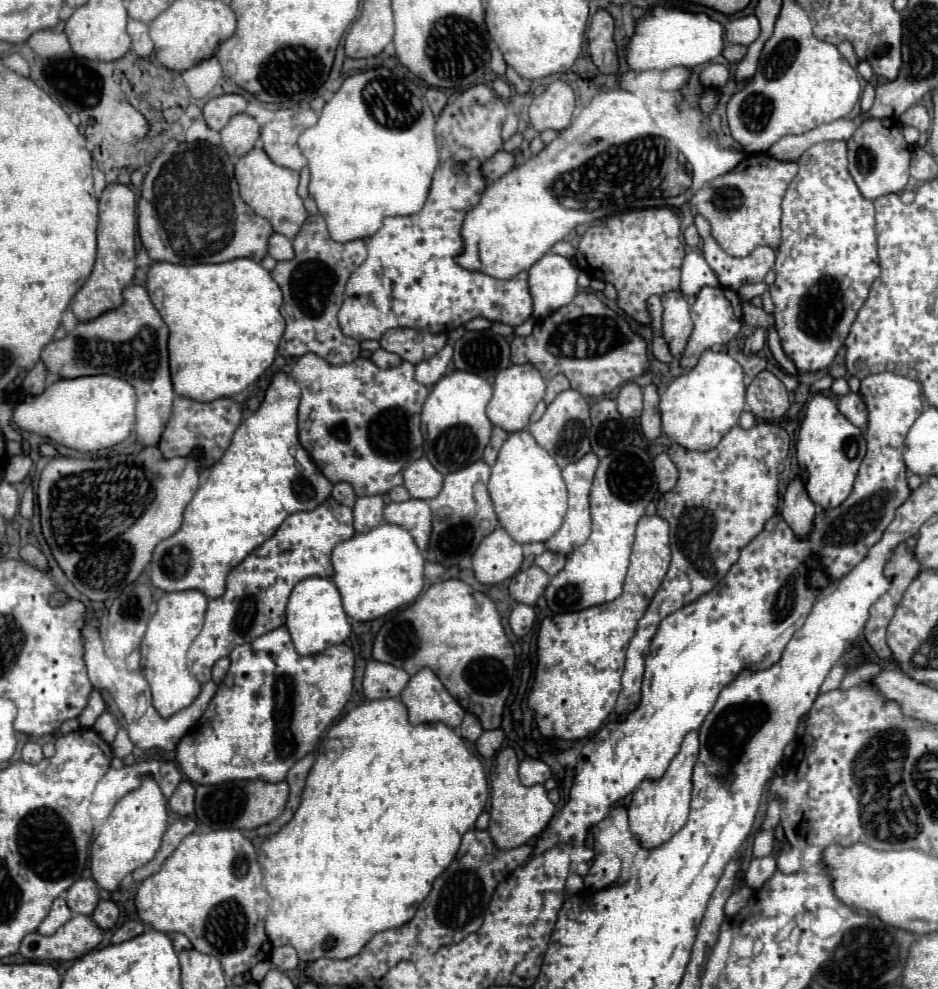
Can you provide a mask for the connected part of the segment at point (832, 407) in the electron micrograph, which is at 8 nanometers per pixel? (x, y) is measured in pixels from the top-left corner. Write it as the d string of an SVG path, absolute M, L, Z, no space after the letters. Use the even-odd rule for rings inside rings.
M817 393L807 405L795 447L801 467L799 475L803 477L811 499L823 509L839 507L853 491L853 481L865 457L865 439L861 429L845 419L845 415L837 409L837 403L831 397Z

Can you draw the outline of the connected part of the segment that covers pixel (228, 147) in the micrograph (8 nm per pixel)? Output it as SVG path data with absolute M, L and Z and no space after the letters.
M239 113L223 127L221 145L229 155L241 157L255 147L255 141L259 139L259 131L261 127L253 117L249 117L247 113Z

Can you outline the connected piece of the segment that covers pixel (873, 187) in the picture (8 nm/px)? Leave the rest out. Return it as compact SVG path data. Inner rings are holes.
M867 119L847 139L849 173L867 199L877 199L887 193L901 193L909 181L909 161L913 147L903 139L897 119Z

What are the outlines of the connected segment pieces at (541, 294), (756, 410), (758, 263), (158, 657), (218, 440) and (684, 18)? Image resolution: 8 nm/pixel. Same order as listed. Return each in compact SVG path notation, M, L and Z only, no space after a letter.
M547 253L529 269L529 291L533 297L533 317L543 319L577 295L579 267L567 257Z
M761 371L747 387L751 413L763 421L781 421L791 405L785 385L771 373Z
M695 217L695 227L703 239L703 257L715 271L723 287L731 287L737 291L745 283L761 283L775 263L775 251L767 245L757 247L747 257L735 259L715 243L715 239L711 237L709 223L703 217Z
M201 591L165 593L157 603L155 615L147 623L147 631L141 641L141 671L151 687L153 707L161 717L171 717L189 707L201 691L201 683L189 673L187 649L203 627L205 609L207 597Z
M177 397L173 401L173 415L161 435L159 447L165 457L183 457L193 449L203 449L203 467L209 467L223 457L239 423L241 407L233 399L215 399L209 403L201 403L187 397Z
M651 7L645 17L635 21L635 33L627 41L627 65L631 71L647 71L657 69L665 71L671 67L697 67L711 59L715 59L723 51L723 27L721 23L713 21L707 13L691 13L679 7Z

